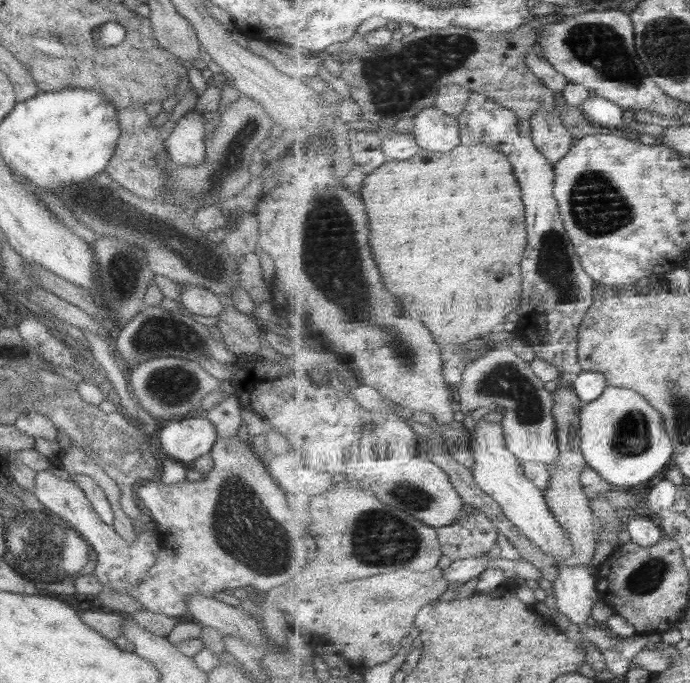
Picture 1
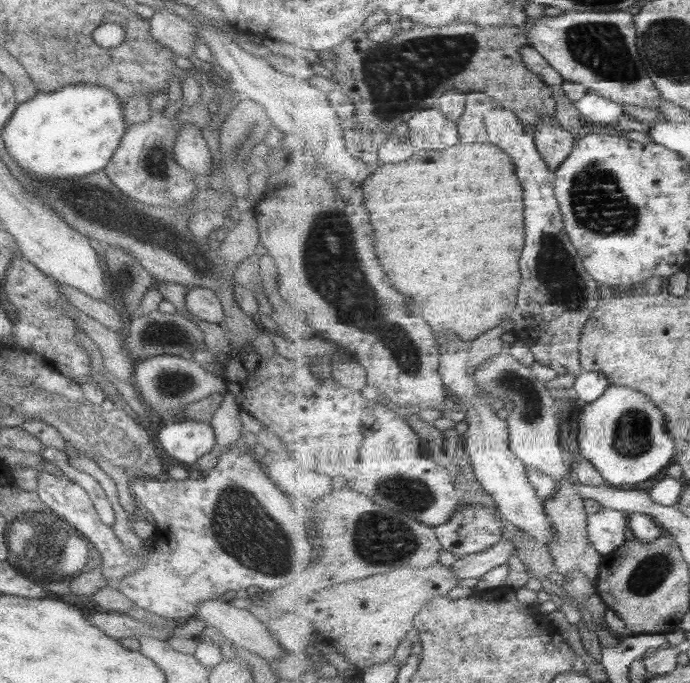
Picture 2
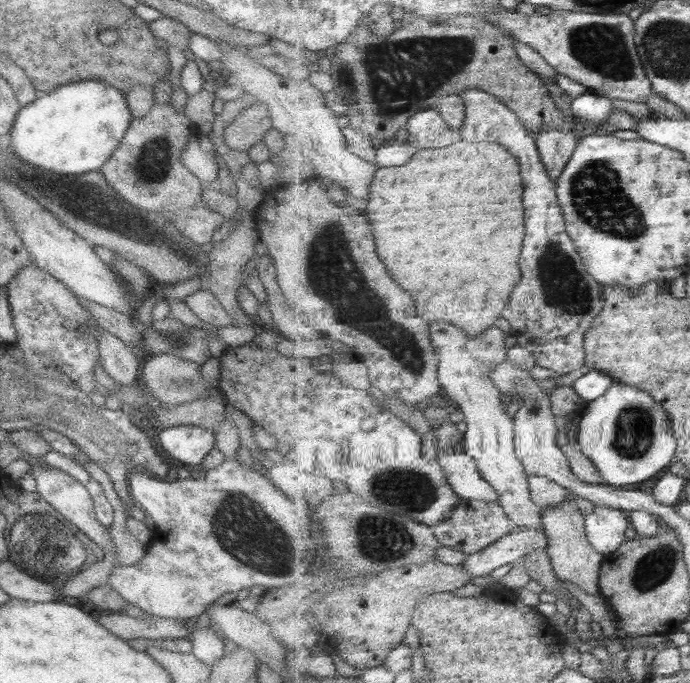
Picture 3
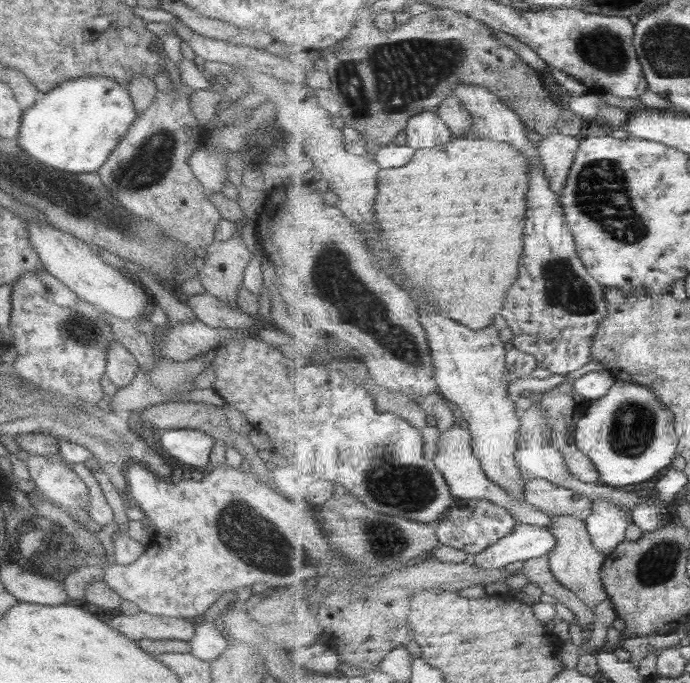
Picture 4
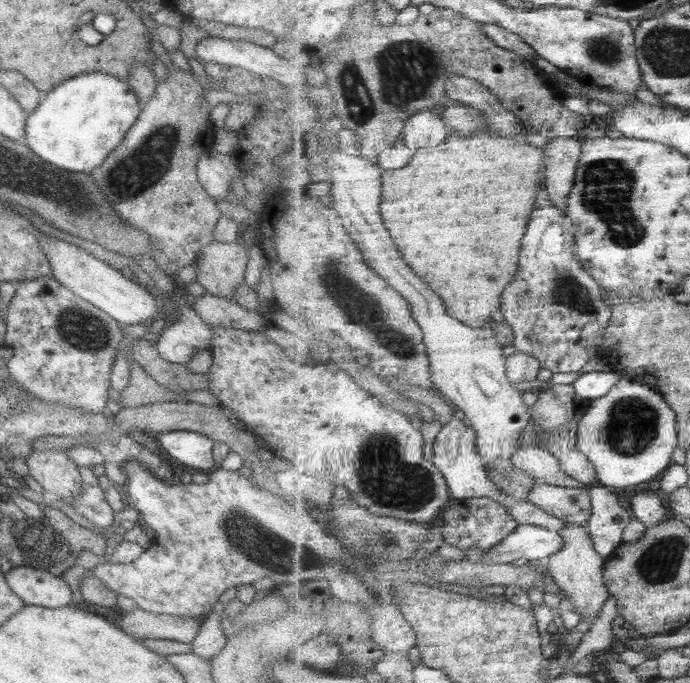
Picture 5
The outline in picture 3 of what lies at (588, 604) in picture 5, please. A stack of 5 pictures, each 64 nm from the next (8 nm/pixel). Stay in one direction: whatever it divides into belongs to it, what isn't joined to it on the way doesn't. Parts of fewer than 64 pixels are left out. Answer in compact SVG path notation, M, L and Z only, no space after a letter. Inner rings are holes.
M570 501L563 506L550 508L544 514L544 524L549 536L547 552L552 558L556 572L561 580L573 582L592 596L604 598L601 587L601 570L607 556L596 550L587 533L587 517L581 512L577 501Z

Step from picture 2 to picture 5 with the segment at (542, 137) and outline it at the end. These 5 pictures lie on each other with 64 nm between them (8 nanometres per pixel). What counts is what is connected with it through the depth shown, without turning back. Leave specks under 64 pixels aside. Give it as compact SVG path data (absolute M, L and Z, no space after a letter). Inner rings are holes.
M561 137L545 146L545 178L550 198L562 210L569 208L570 194L576 186L578 166L582 160L584 142Z

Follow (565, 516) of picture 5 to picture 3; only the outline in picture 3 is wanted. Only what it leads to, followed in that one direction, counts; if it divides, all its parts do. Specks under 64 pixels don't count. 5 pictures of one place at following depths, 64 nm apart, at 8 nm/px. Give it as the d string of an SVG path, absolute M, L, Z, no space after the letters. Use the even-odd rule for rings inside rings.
M546 476L529 477L529 482L532 485L533 500L541 508L545 514L550 508L563 506L570 501L577 501L581 508L581 512L588 517L594 513L597 506L590 500L581 498L575 493L569 491L568 488L561 486L558 482L551 480Z

